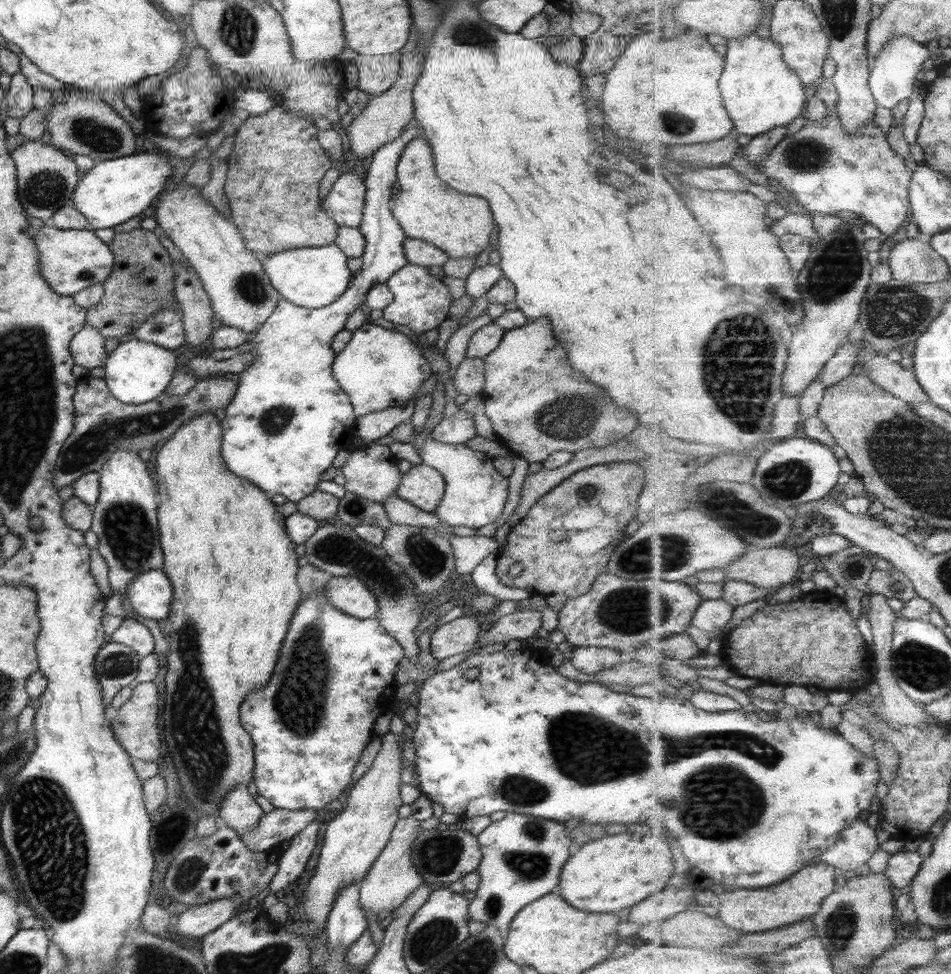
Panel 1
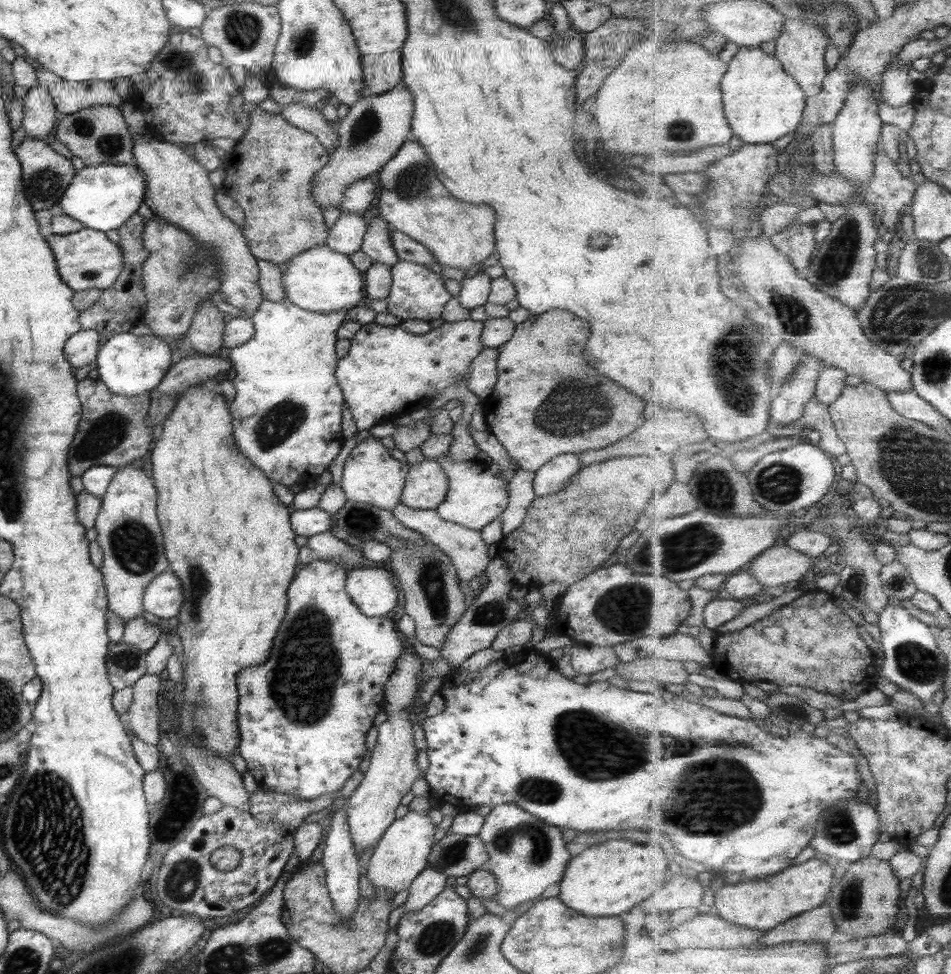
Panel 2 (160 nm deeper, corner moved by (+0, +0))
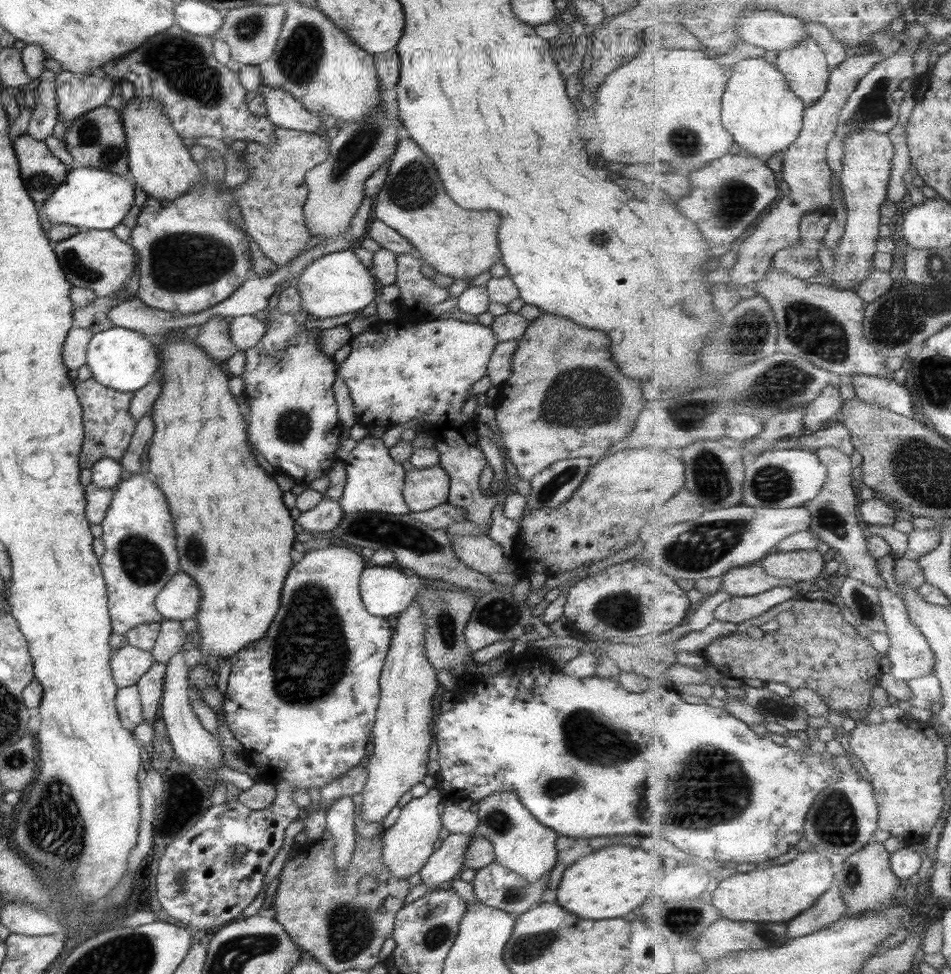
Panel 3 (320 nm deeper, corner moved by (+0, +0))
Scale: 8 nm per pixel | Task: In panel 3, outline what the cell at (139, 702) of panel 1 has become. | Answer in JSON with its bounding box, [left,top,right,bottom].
[135,662,166,724]

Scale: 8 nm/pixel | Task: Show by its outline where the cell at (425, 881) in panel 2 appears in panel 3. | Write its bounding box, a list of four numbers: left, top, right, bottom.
[419,833,474,889]

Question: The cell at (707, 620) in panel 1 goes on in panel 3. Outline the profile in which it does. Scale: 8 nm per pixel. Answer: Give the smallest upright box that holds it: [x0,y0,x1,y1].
[715,587,799,623]

